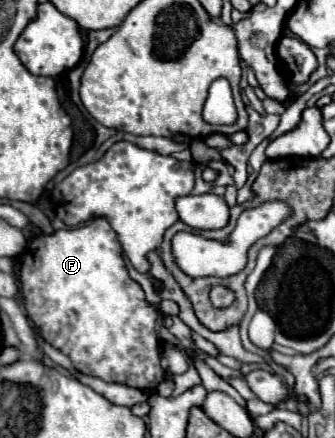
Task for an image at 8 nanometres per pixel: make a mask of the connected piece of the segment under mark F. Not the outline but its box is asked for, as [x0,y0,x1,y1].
[20,219,166,391]

